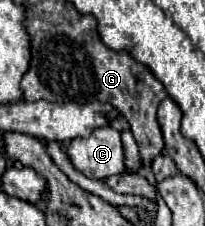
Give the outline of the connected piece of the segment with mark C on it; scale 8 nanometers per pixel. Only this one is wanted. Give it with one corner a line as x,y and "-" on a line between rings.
99,127
87,139
73,139
67,157
89,179
103,181
109,175
125,173
121,133
113,127

